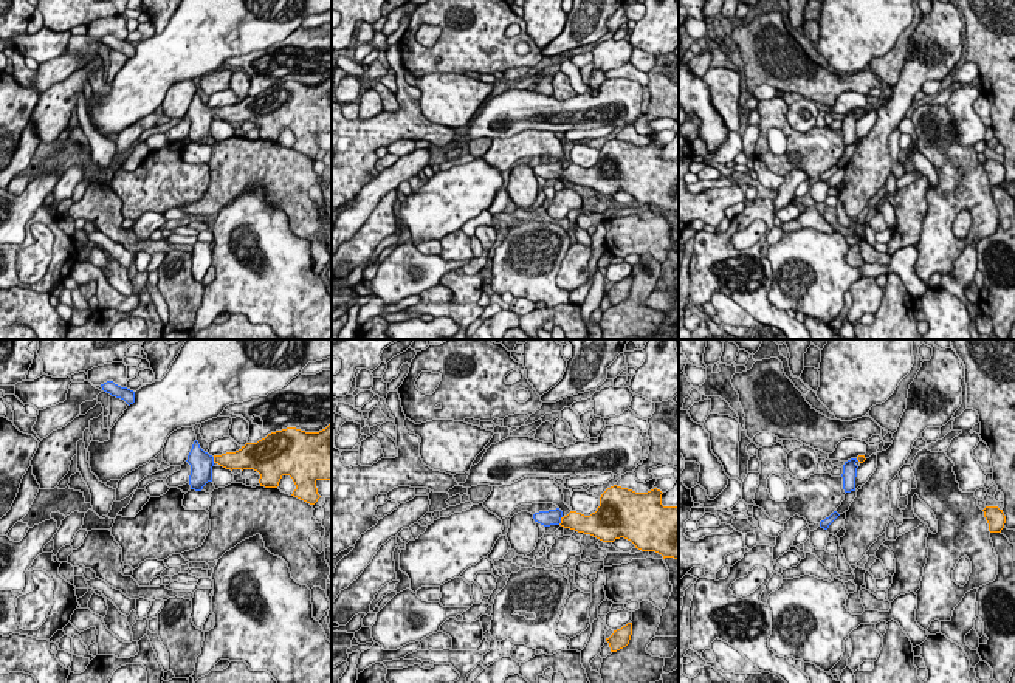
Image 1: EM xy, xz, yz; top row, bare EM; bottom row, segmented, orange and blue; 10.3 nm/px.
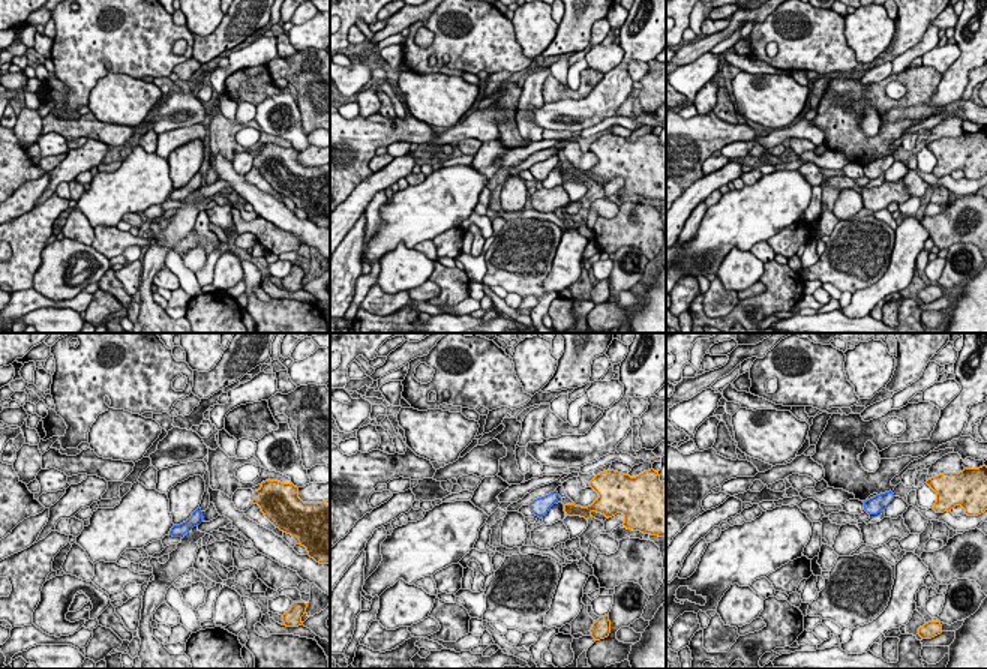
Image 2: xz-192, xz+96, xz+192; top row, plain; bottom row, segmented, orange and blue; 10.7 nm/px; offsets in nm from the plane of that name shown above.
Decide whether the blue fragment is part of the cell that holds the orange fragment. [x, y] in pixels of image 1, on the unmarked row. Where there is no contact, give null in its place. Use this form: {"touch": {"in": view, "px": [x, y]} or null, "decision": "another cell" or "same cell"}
{"touch": {"in": "xz", "px": [561, 174]}, "decision": "same cell"}

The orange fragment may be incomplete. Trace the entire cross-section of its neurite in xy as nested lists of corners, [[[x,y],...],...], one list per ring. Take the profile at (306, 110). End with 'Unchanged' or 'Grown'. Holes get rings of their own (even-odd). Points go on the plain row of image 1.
[[[332,76],[319,85],[296,81],[276,84],[236,105],[214,110],[195,93],[186,115],[191,118],[191,142],[201,144],[212,135],[212,119],[218,116],[231,124],[257,124],[265,141],[277,141],[280,132],[290,129],[296,138],[291,149],[315,158],[321,150],[316,135],[332,133]]]. Grown

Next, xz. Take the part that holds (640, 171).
[[[621,139],[607,141],[600,150],[600,160],[590,169],[570,164],[567,169],[559,161],[533,167],[535,175],[550,180],[561,178],[578,186],[590,187],[603,195],[624,190],[642,204],[655,204],[665,211],[679,212],[679,160],[663,160],[662,144],[635,146]]]. Grown

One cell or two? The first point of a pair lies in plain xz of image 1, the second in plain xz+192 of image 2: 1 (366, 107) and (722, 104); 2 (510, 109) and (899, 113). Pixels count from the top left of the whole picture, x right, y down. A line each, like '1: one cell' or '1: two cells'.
1: two cells
2: one cell

